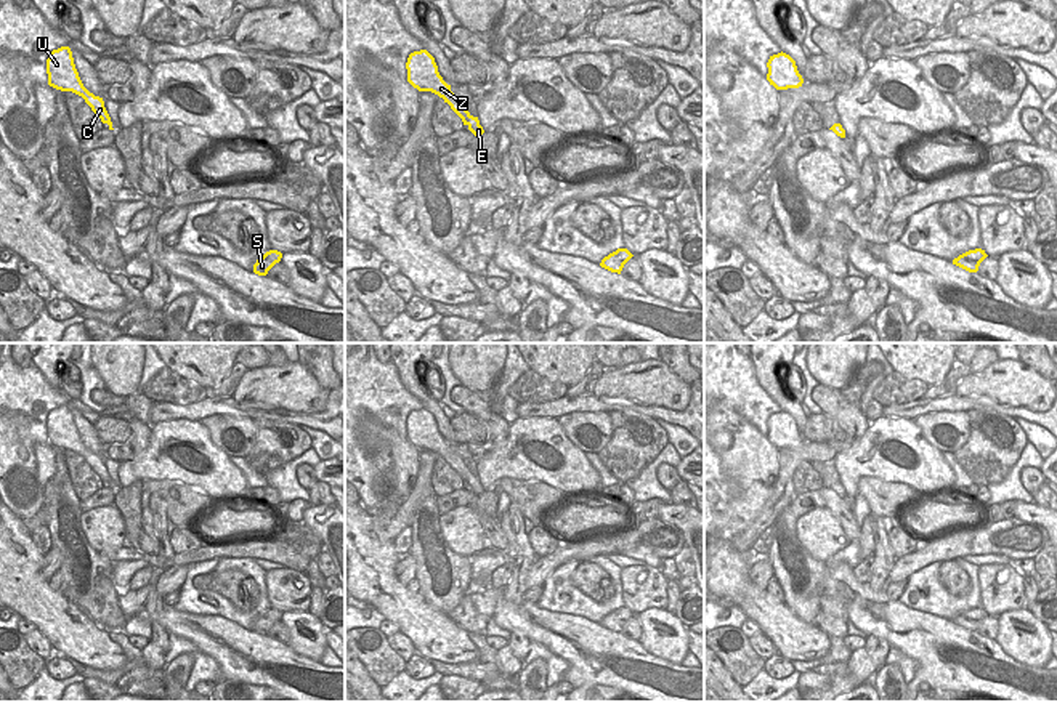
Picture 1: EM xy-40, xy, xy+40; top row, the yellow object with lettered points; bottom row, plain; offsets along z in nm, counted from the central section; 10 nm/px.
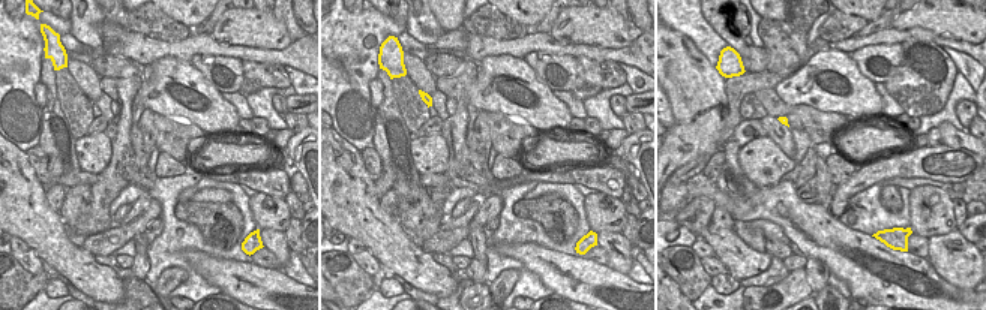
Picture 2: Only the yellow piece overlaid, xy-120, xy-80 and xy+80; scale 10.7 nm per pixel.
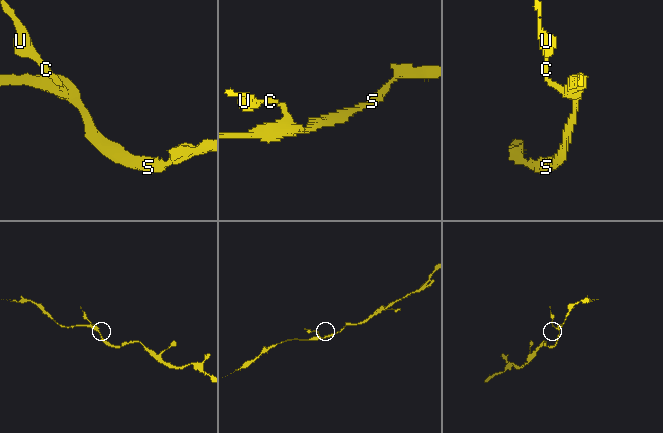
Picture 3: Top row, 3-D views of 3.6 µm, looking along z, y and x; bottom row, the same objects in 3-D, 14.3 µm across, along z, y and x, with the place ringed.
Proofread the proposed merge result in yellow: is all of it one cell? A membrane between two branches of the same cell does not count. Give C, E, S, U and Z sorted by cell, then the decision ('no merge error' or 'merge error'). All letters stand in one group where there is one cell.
C E S U Z | no merge error

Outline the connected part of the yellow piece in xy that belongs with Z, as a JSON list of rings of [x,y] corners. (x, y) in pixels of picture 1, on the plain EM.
[[[427,409],[411,412],[406,422],[406,428],[407,428],[407,441],[414,447],[417,447],[419,450],[431,450],[439,457],[443,457],[444,462],[451,465],[451,468],[462,478],[464,484],[467,484],[475,495],[484,492],[478,476],[473,476],[467,470],[464,460],[457,457],[451,450],[451,444],[448,444],[443,439],[443,436],[438,431],[435,417]]]

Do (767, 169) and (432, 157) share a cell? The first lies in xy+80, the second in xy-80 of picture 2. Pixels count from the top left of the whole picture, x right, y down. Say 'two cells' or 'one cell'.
one cell

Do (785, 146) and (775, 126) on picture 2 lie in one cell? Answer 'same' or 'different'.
same

